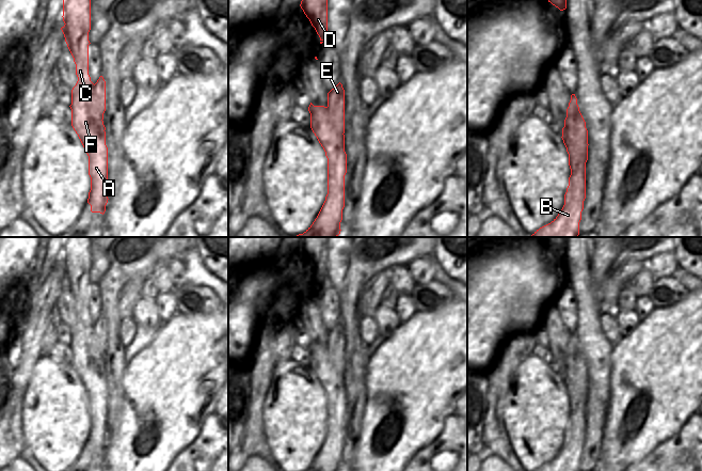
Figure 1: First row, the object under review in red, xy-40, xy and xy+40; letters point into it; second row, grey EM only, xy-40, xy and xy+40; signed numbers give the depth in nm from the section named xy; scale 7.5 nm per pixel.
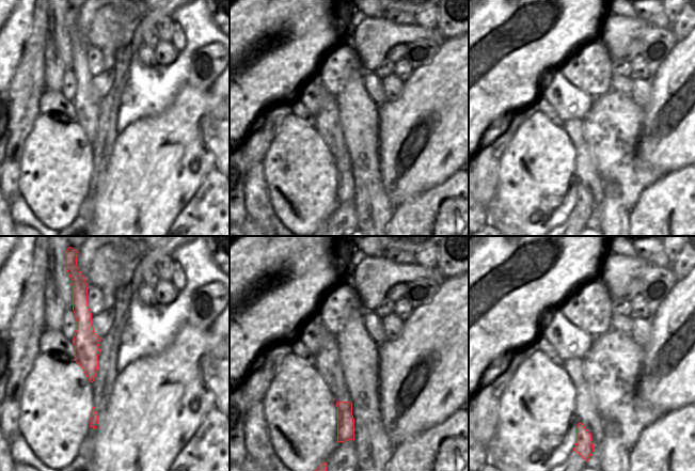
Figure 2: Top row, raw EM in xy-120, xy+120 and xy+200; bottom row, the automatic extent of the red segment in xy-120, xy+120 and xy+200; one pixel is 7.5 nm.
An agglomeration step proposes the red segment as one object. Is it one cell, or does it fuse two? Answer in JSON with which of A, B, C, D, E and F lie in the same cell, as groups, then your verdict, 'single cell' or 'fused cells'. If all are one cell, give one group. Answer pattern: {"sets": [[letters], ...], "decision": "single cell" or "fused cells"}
{"sets": [["A", "B", "C", "D", "F"], ["E"]], "decision": "fused cells"}

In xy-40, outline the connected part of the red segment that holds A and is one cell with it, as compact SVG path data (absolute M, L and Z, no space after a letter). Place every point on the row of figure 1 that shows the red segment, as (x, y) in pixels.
M63 0L63 21L64 26L61 28L67 47L74 58L76 64L76 75L78 81L71 90L71 126L78 135L87 156L89 156L89 175L91 177L91 190L89 192L87 203L91 205L92 213L105 214L106 205L108 203L108 188L106 186L108 182L108 147L106 145L106 131L103 129L103 121L93 107L93 92L95 84L91 81L89 75L89 32L91 30L91 0Z

